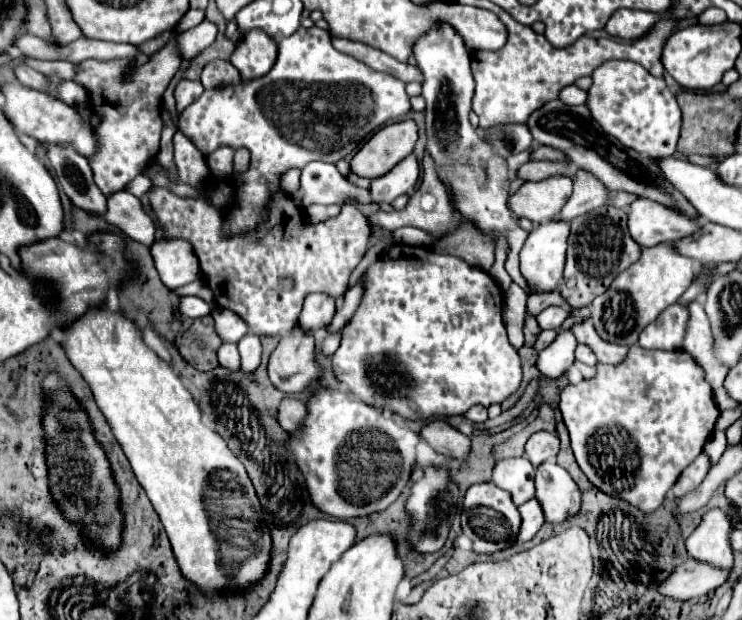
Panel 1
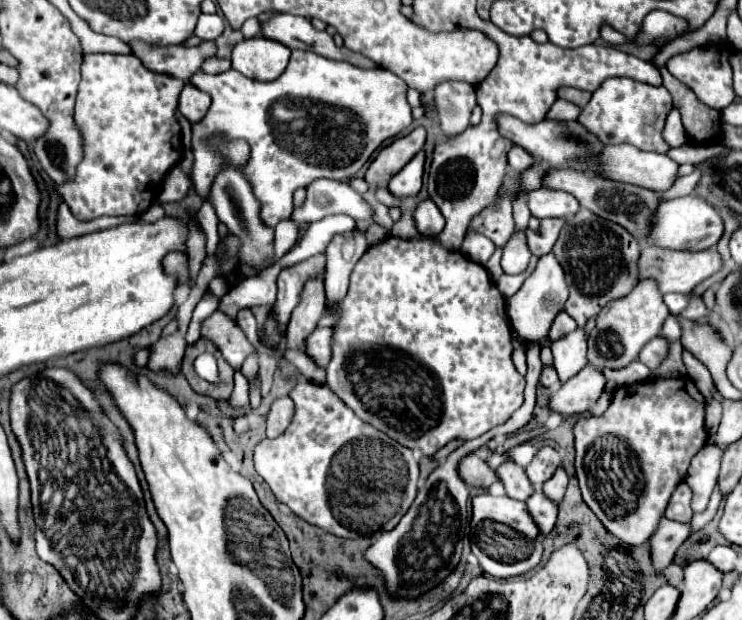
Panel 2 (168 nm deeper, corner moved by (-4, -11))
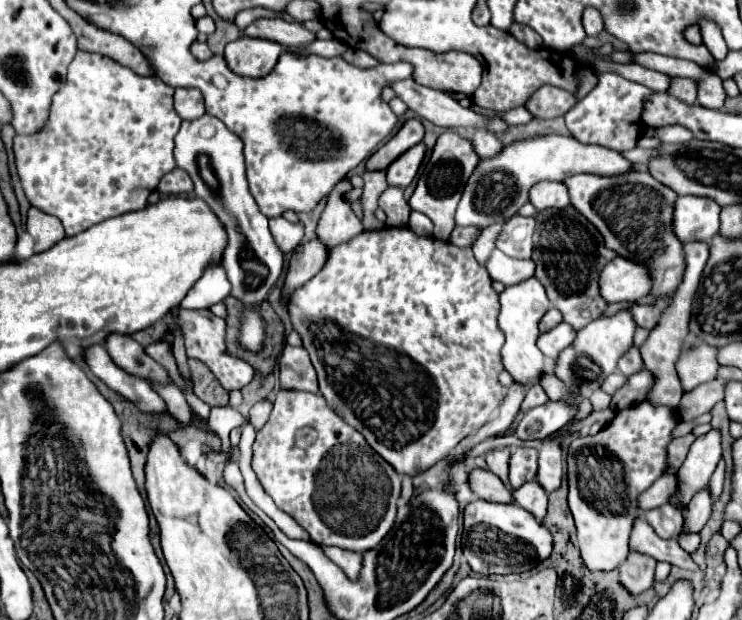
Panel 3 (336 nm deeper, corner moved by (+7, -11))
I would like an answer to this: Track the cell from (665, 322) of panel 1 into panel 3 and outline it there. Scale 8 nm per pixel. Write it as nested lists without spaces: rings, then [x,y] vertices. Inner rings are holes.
[[[632,347],[628,353],[624,353],[622,359],[620,359],[620,363],[618,363],[618,369],[620,369],[626,377],[638,373],[642,367],[644,367],[644,359],[642,359],[638,347]]]

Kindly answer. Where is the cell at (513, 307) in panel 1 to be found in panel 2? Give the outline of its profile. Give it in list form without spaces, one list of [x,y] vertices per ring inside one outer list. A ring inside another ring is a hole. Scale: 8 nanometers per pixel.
[[[513,333],[513,345],[515,345],[515,353],[513,353],[513,363],[515,363],[517,371],[519,371],[521,375],[525,375],[525,371],[527,371],[527,365],[525,365],[525,351],[523,351],[521,343],[517,341],[515,333]]]

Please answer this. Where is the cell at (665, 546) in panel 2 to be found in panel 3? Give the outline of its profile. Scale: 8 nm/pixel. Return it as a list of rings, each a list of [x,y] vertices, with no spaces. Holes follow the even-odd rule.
[[[630,551],[628,559],[620,567],[620,581],[632,593],[638,595],[654,585],[656,559],[638,551]]]

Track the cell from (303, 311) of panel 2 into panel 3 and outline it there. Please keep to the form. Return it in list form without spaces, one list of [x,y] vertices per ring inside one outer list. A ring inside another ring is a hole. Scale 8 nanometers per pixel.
[[[312,239],[308,243],[302,243],[292,259],[290,259],[290,267],[288,267],[288,275],[282,287],[282,305],[288,307],[288,299],[292,297],[292,293],[302,287],[304,283],[308,283],[326,263],[328,259],[328,251],[324,249],[324,245],[318,239]]]

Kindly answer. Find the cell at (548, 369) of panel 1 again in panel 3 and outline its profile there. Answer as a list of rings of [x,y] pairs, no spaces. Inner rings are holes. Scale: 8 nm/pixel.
[[[560,323],[558,327],[554,327],[548,333],[542,333],[538,337],[538,347],[540,351],[550,359],[556,361],[560,357],[560,353],[572,343],[572,339],[576,337],[576,331],[568,325],[568,323]]]

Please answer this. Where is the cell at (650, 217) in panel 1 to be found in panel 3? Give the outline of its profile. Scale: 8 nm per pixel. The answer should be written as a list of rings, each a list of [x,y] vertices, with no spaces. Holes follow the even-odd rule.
[[[678,197],[674,203],[672,227],[680,243],[710,241],[718,233],[720,207],[712,199]]]

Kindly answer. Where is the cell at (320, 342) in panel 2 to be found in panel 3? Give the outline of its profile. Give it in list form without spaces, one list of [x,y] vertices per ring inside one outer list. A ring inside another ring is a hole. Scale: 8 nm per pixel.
[[[286,345],[280,357],[280,385],[282,389],[298,389],[318,393],[318,381],[308,351]]]

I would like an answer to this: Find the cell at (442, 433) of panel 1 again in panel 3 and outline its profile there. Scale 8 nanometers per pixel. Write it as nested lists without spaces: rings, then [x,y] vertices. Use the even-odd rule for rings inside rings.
[[[470,469],[468,473],[468,485],[470,489],[486,501],[494,501],[494,503],[508,503],[512,501],[512,491],[490,471],[486,469]]]

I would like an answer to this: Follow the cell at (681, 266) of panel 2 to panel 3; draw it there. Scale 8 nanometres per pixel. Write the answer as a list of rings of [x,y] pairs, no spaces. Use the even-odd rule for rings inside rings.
[[[626,257],[612,259],[600,275],[600,295],[604,295],[608,303],[636,303],[650,295],[652,285],[650,267]]]

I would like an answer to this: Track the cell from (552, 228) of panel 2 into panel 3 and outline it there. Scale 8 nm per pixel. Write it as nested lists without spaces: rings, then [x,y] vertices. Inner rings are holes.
[[[514,215],[506,223],[502,233],[498,235],[496,247],[500,251],[504,251],[508,257],[530,259],[532,257],[532,249],[534,249],[534,243],[532,243],[534,229],[536,229],[536,217]]]

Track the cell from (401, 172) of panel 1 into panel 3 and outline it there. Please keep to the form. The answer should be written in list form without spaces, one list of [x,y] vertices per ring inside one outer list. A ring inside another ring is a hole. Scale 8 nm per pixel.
[[[418,143],[416,147],[412,147],[404,155],[400,155],[386,169],[386,181],[388,181],[388,185],[406,189],[412,183],[412,179],[416,177],[416,173],[418,173],[418,167],[420,167],[420,163],[424,159],[424,151],[426,151],[426,147],[422,143]]]

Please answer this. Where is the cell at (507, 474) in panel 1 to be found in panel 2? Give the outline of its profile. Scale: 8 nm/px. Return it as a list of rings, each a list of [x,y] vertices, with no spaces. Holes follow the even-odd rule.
[[[503,461],[503,463],[497,467],[497,475],[499,475],[501,483],[505,485],[507,497],[517,499],[517,501],[525,501],[525,499],[533,493],[531,481],[527,479],[523,467],[519,467],[517,463],[513,463],[513,461]]]

